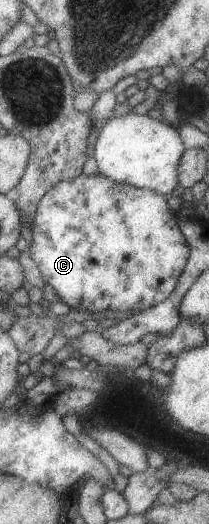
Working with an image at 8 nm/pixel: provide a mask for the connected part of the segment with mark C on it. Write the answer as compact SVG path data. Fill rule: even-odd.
M81 173L79 176L71 178L71 180L61 181L55 186L51 186L39 200L35 214L31 218L30 228L31 241L28 242L27 251L31 260L37 265L46 285L51 286L59 297L59 301L69 306L69 308L89 313L101 312L102 310L142 311L147 307L151 308L163 302L175 288L178 276L181 274L189 254L189 247L177 224L176 212L173 212L167 205L167 196L159 194L155 190L145 190L113 182L109 178L105 178L103 174Z

